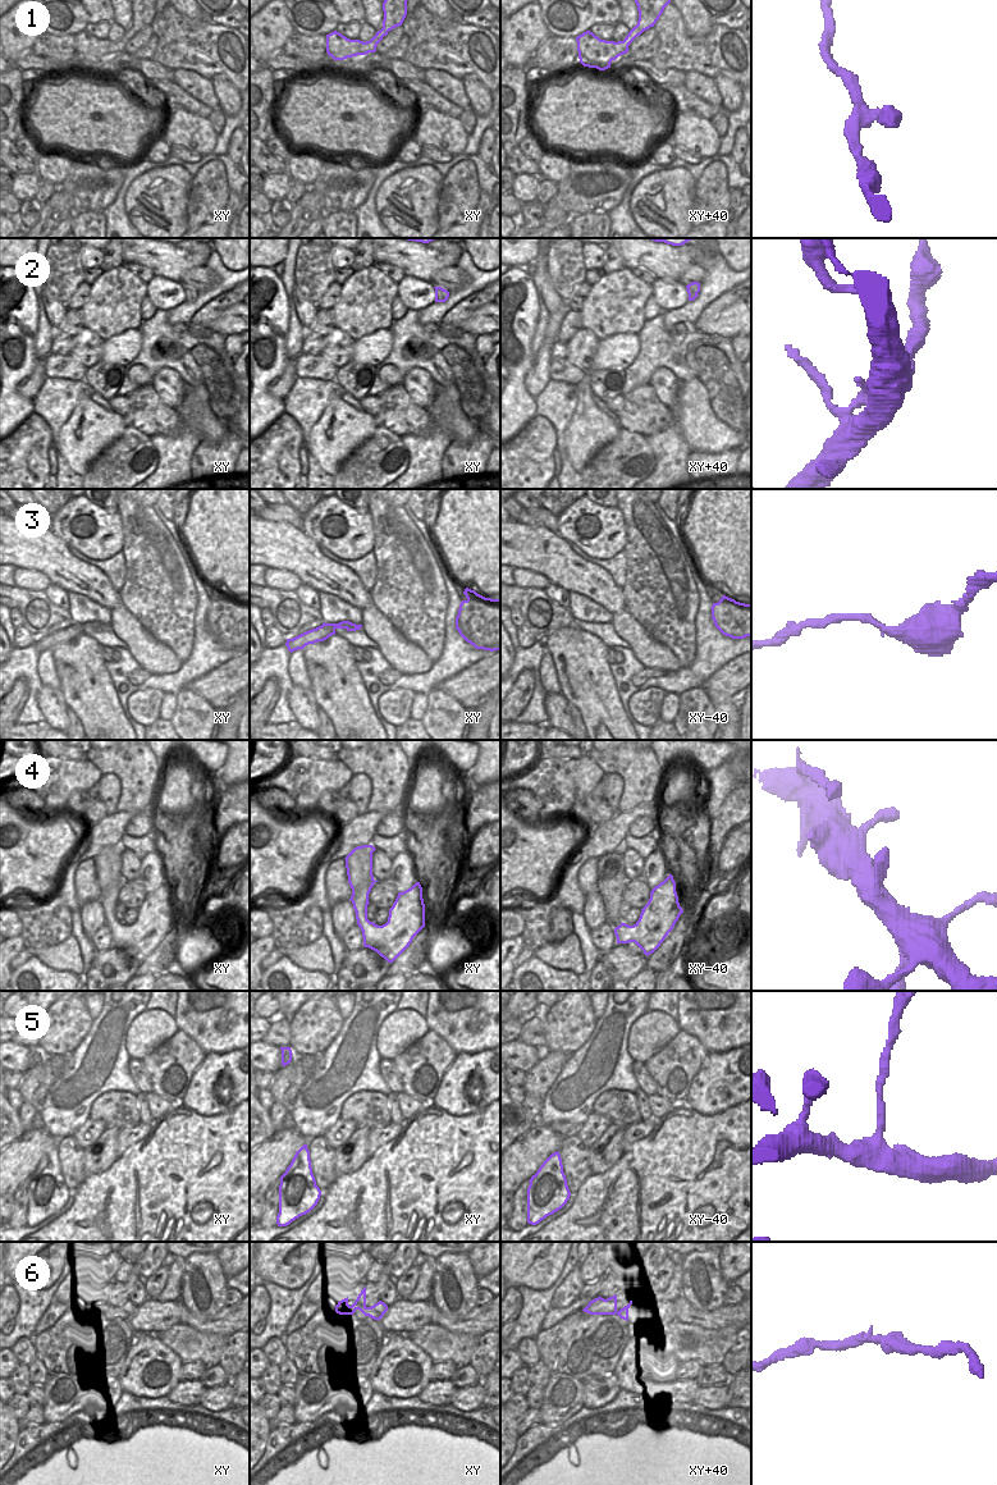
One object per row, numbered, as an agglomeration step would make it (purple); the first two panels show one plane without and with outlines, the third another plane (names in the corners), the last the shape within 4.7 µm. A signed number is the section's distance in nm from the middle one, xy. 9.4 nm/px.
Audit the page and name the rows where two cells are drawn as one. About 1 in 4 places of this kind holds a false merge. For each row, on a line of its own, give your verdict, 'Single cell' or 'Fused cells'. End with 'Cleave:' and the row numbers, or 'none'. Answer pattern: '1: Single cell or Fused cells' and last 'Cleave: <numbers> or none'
1: Single cell
2: Fused cells
3: Single cell
4: Single cell
5: Fused cells
6: Single cell
Cleave: 2, 5.

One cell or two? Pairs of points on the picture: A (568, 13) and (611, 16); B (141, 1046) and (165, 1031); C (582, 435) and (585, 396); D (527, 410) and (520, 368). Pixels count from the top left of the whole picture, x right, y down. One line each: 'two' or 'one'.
A: one
B: one
C: one
D: one

